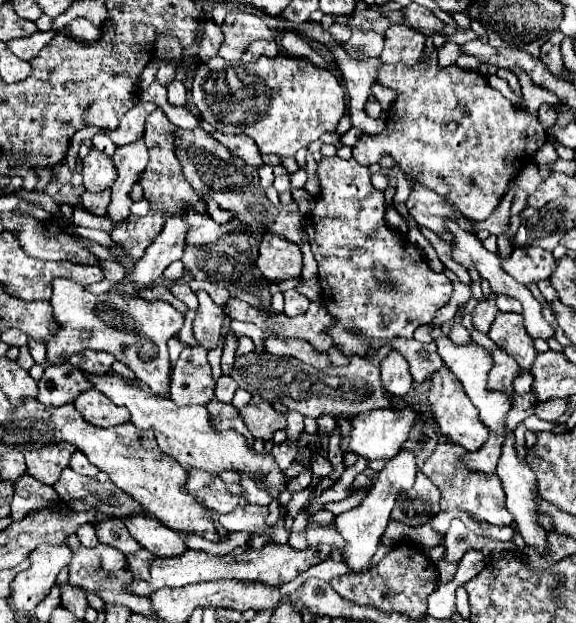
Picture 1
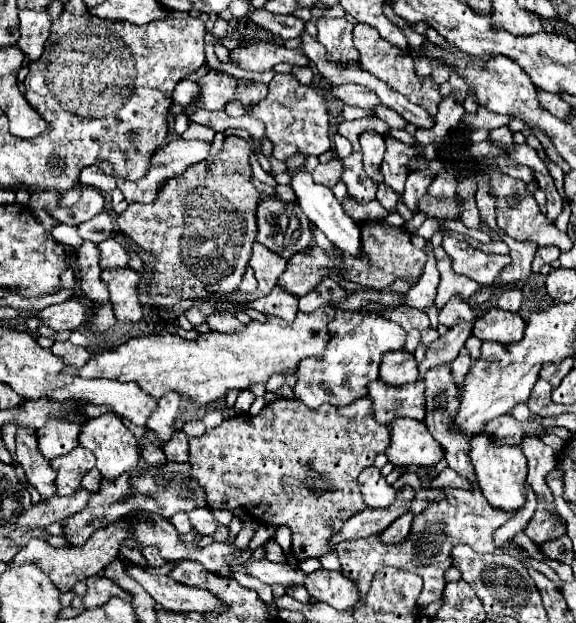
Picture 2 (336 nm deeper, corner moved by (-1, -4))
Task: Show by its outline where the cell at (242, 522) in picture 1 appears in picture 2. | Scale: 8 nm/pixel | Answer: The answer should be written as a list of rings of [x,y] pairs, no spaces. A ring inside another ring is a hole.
[[[209,508],[191,510],[189,512],[189,522],[191,522],[193,530],[197,530],[201,536],[211,536],[219,526],[219,522],[215,520],[215,516],[213,516],[213,512]]]

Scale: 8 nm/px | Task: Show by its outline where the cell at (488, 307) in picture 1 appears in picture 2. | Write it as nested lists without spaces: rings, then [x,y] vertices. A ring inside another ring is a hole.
[[[463,348],[463,350],[459,352],[459,356],[451,362],[453,380],[455,380],[455,384],[457,384],[457,386],[463,382],[463,376],[469,372],[469,366],[471,366],[471,356],[469,356],[467,348]]]

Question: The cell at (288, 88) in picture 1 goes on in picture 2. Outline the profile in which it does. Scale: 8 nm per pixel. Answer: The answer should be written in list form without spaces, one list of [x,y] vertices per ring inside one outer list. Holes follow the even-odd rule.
[[[275,74],[269,84],[269,94],[261,104],[253,106],[251,116],[265,124],[269,140],[275,144],[273,158],[287,162],[295,152],[303,152],[307,156],[321,156],[331,150],[329,136],[329,114],[325,108],[325,94],[330,94],[335,88],[313,88],[299,84],[291,74]]]

